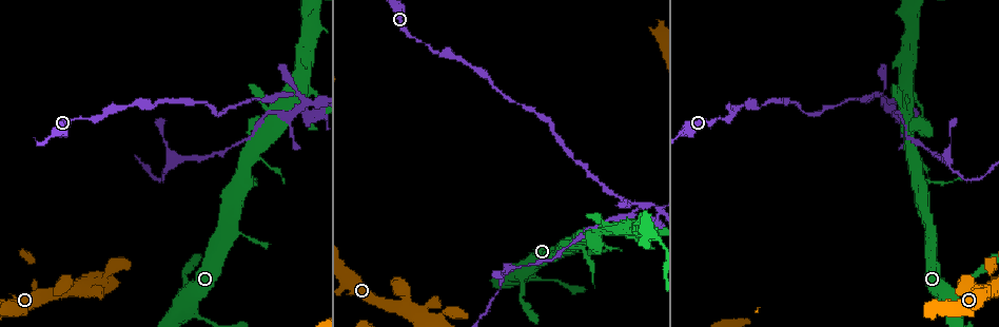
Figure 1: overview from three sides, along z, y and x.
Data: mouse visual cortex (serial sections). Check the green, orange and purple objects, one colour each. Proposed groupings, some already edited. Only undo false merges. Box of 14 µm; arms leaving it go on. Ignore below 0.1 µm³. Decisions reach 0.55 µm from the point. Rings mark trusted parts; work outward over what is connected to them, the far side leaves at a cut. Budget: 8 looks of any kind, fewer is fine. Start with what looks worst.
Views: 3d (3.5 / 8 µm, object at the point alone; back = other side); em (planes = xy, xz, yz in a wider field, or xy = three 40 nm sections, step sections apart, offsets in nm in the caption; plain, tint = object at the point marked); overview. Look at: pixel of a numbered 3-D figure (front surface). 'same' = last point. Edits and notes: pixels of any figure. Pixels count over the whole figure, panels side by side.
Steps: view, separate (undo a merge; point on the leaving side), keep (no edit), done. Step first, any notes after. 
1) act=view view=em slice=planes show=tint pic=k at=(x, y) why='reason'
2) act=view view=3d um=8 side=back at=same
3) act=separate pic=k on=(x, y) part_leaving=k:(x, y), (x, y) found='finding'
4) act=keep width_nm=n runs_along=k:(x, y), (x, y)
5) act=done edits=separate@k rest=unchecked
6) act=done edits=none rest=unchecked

act=view view=3d um=3.5 side=back pic=1 at=(186, 291) why='sudden change in width'

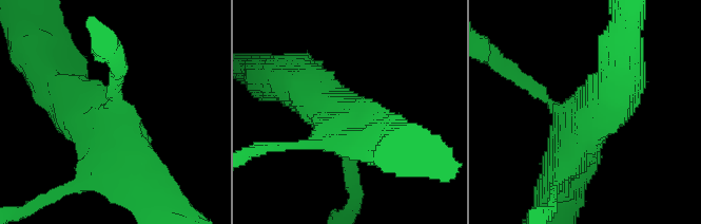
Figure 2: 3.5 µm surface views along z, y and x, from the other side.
act=view view=em slice=xy step=5 show=plain pic=2 at=(116, 118) why='shape alone is not enough'

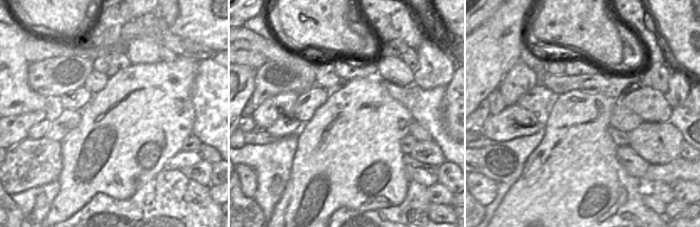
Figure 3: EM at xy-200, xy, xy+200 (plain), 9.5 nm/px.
act=view view=em slice=xy step=5 show=tint at=same

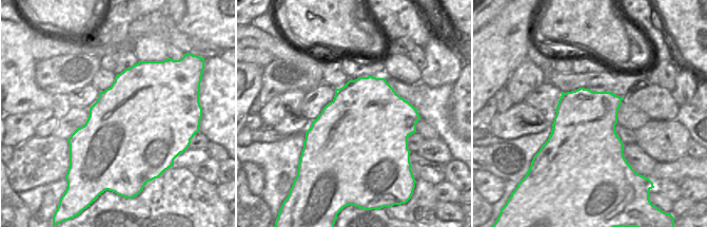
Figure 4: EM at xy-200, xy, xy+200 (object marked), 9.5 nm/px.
act=keep width_nm=900 runs_along=2:(61, 77), (145, 182) found='one cell here'

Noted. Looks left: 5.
act=view view=em slice=xy step=1 show=tint pic=1 at=(717, 119) why='thin neck'

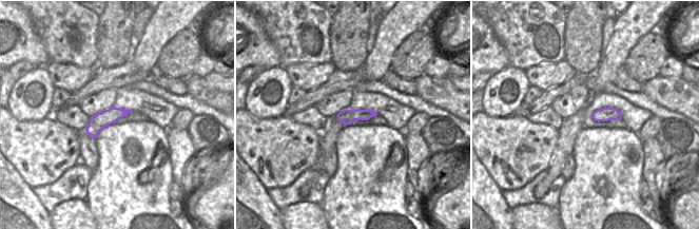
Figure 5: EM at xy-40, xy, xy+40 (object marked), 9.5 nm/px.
act=view view=3d um=3.5 at=same why='see where the arms go'

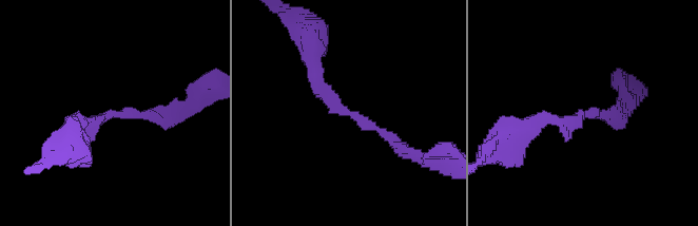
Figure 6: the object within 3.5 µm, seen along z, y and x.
act=keep arm_widths_nm=200,200 found='all the same cell'

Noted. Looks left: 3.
act=view view=em slice=xy step=1 show=tint pic=1 at=(648, 234) why='abrupt turn'

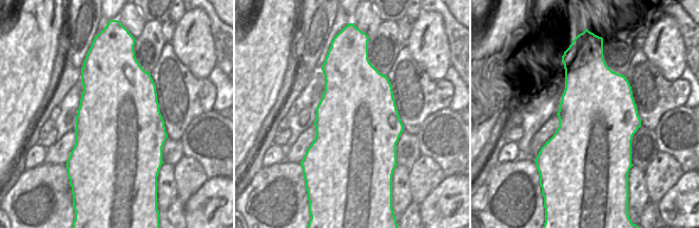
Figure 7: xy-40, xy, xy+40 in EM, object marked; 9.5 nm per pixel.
act=view view=3d um=3.5 side=back at=same why='see where the arms go'

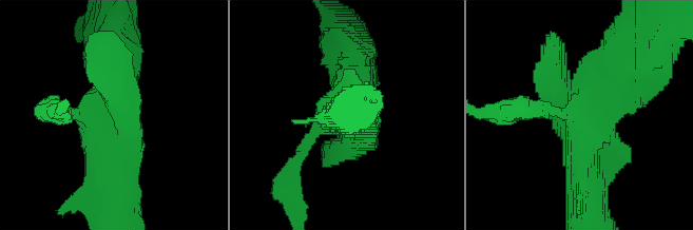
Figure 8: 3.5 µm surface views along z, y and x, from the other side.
act=keep runs_along=8:(115, 208), (115, 146), (63, 110) found='one cell here'

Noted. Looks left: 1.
act=done edits=none rest=unchecked

